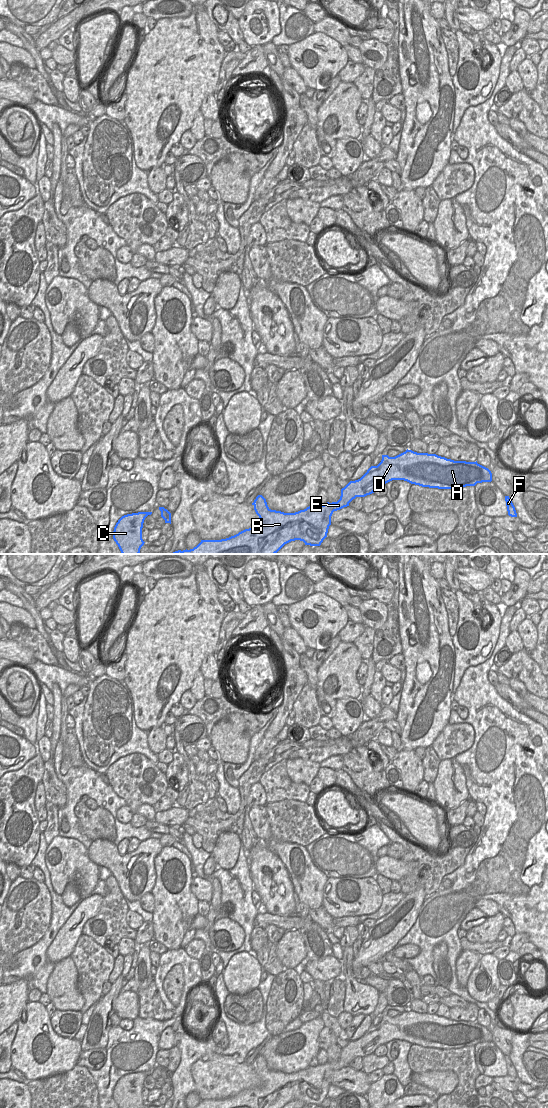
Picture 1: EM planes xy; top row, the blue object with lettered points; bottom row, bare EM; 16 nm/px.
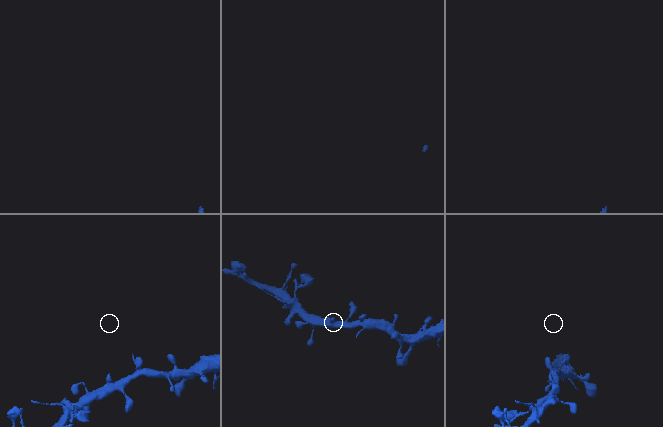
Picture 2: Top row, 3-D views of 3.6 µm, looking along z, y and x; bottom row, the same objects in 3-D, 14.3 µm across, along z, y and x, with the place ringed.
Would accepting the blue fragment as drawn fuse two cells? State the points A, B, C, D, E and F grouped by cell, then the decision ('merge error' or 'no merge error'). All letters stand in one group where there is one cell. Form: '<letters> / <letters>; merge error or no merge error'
A B C D E F; no merge error

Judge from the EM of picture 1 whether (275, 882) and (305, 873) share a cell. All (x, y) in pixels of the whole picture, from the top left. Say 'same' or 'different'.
different

